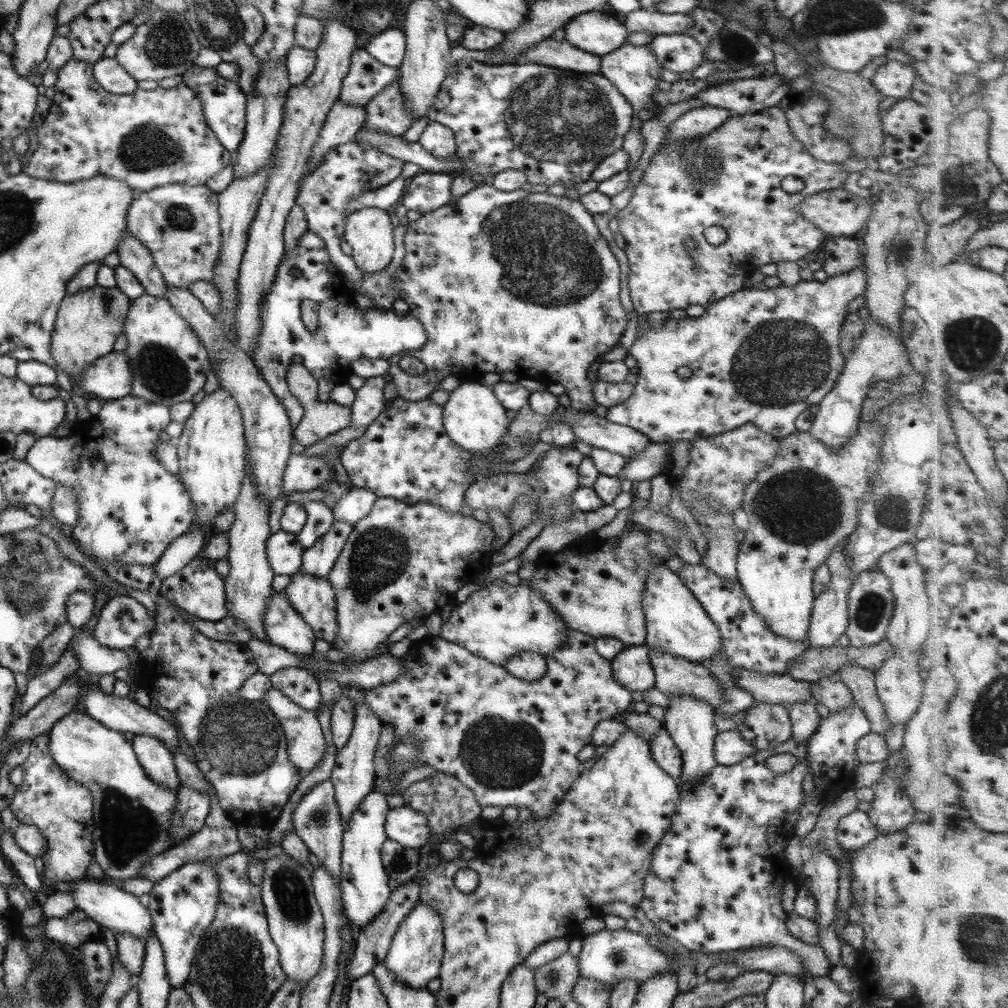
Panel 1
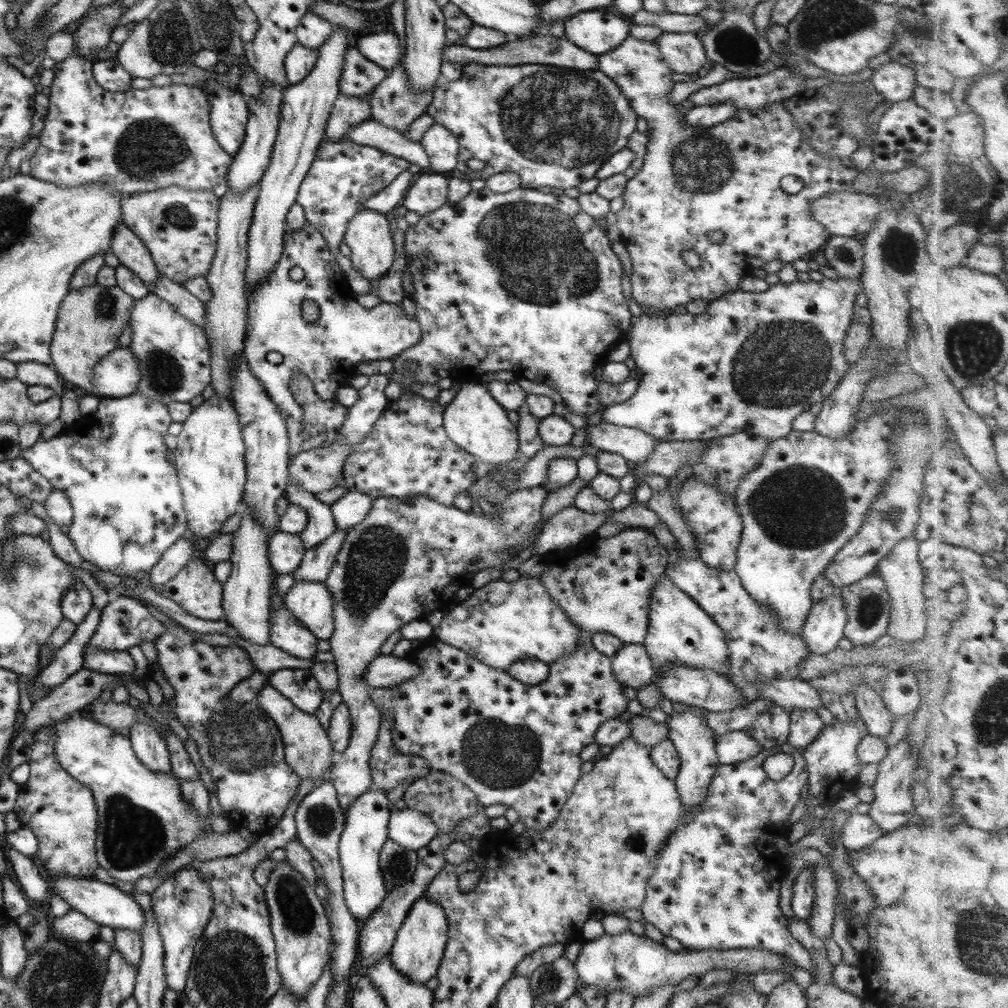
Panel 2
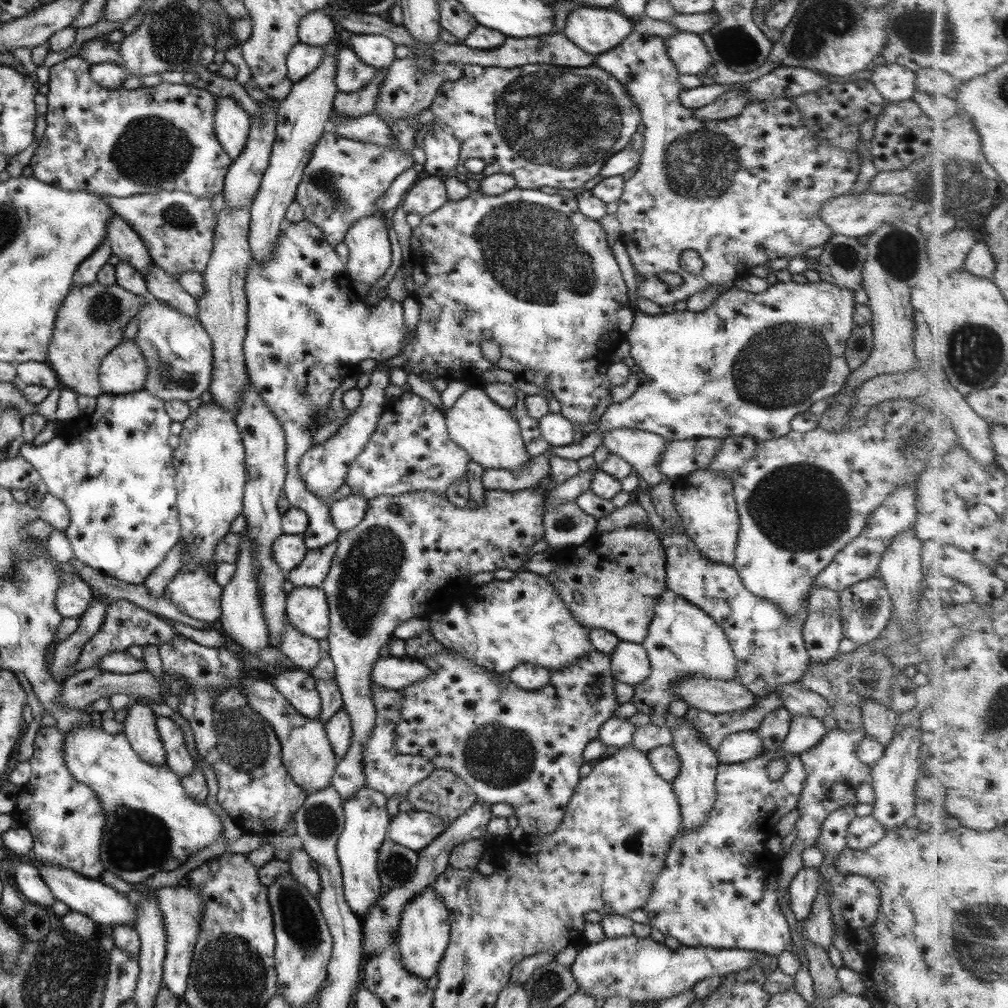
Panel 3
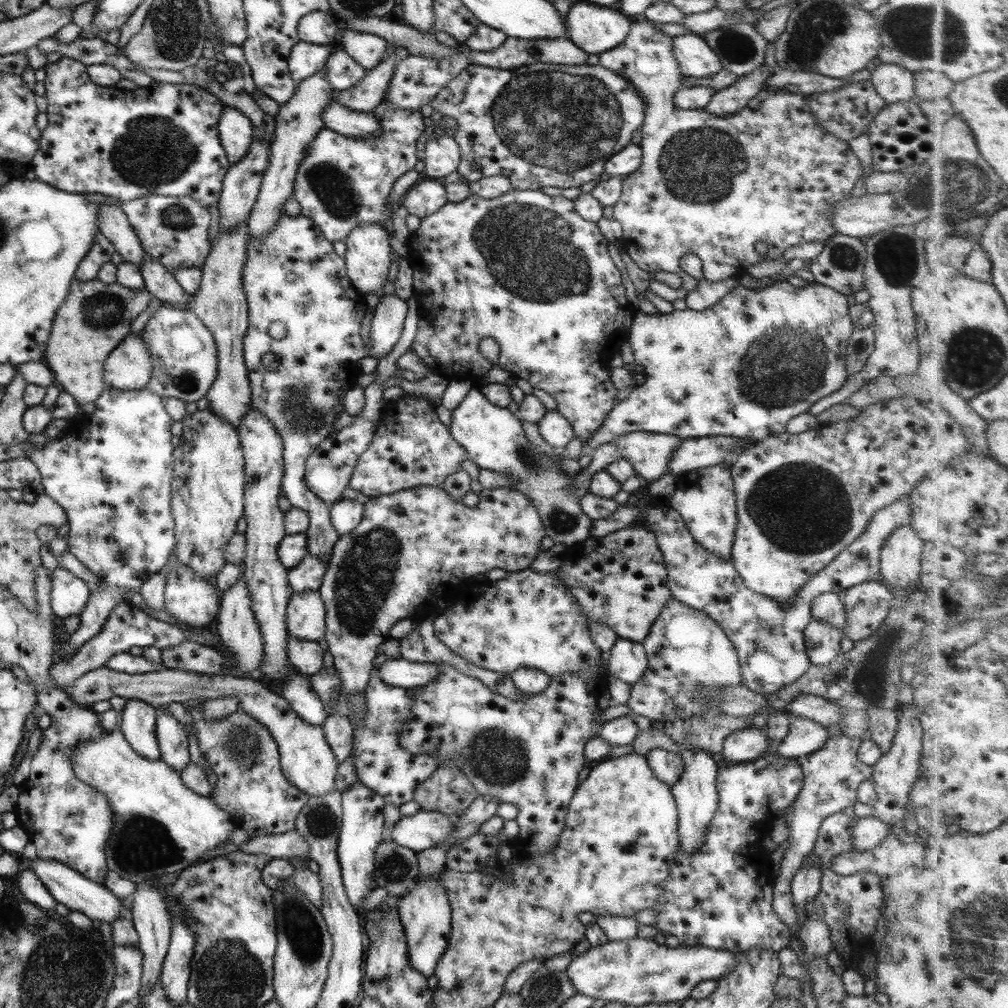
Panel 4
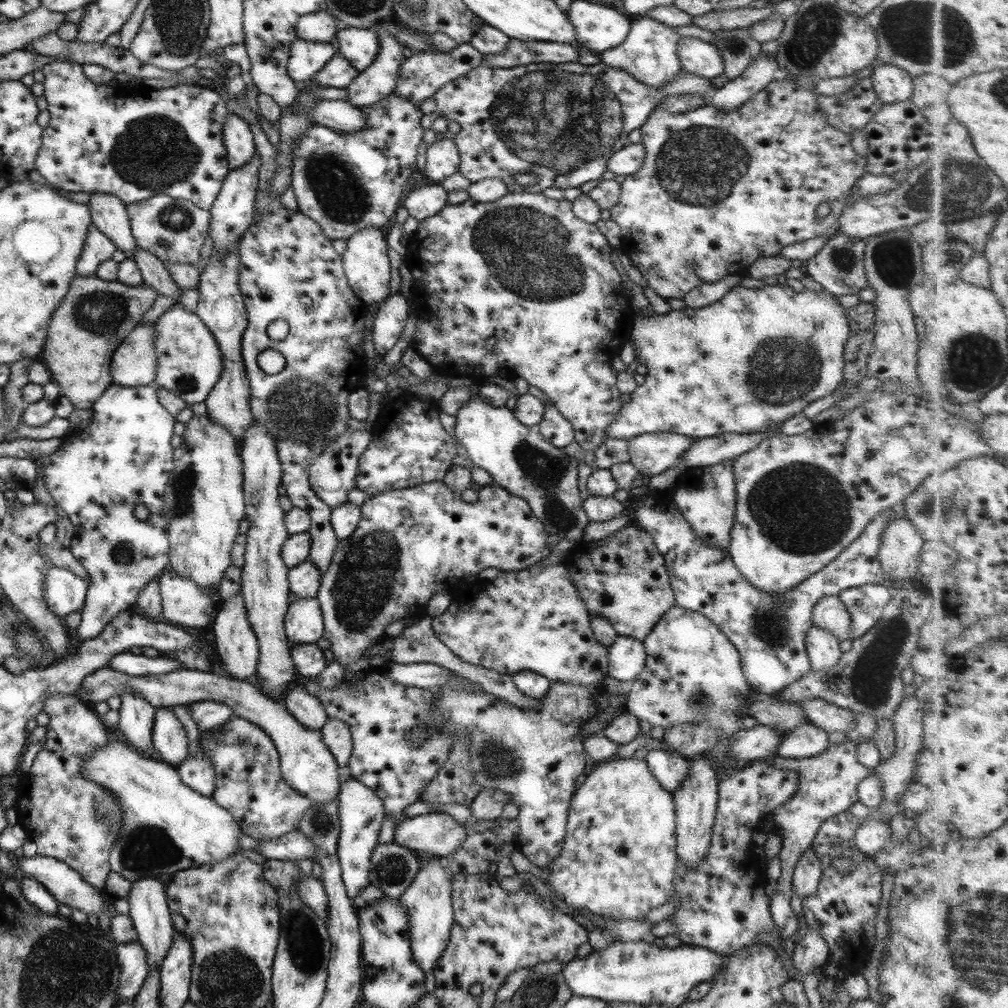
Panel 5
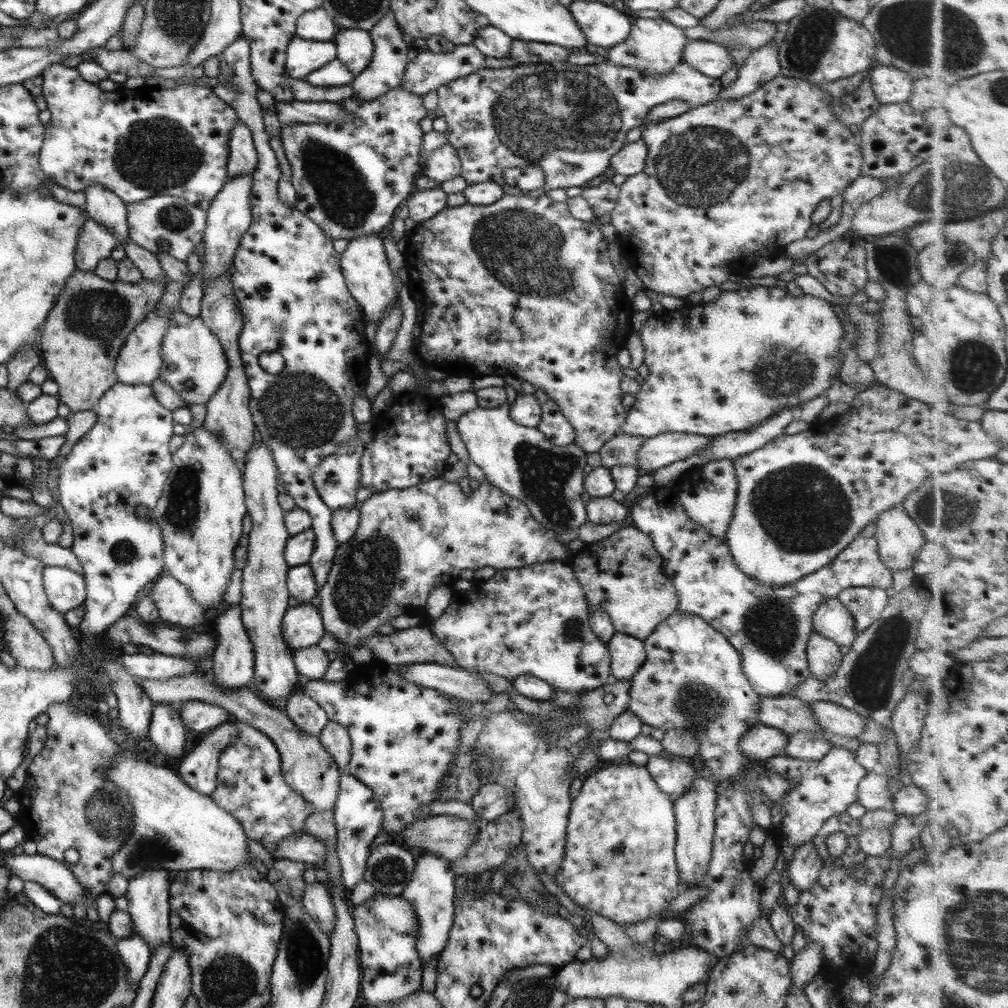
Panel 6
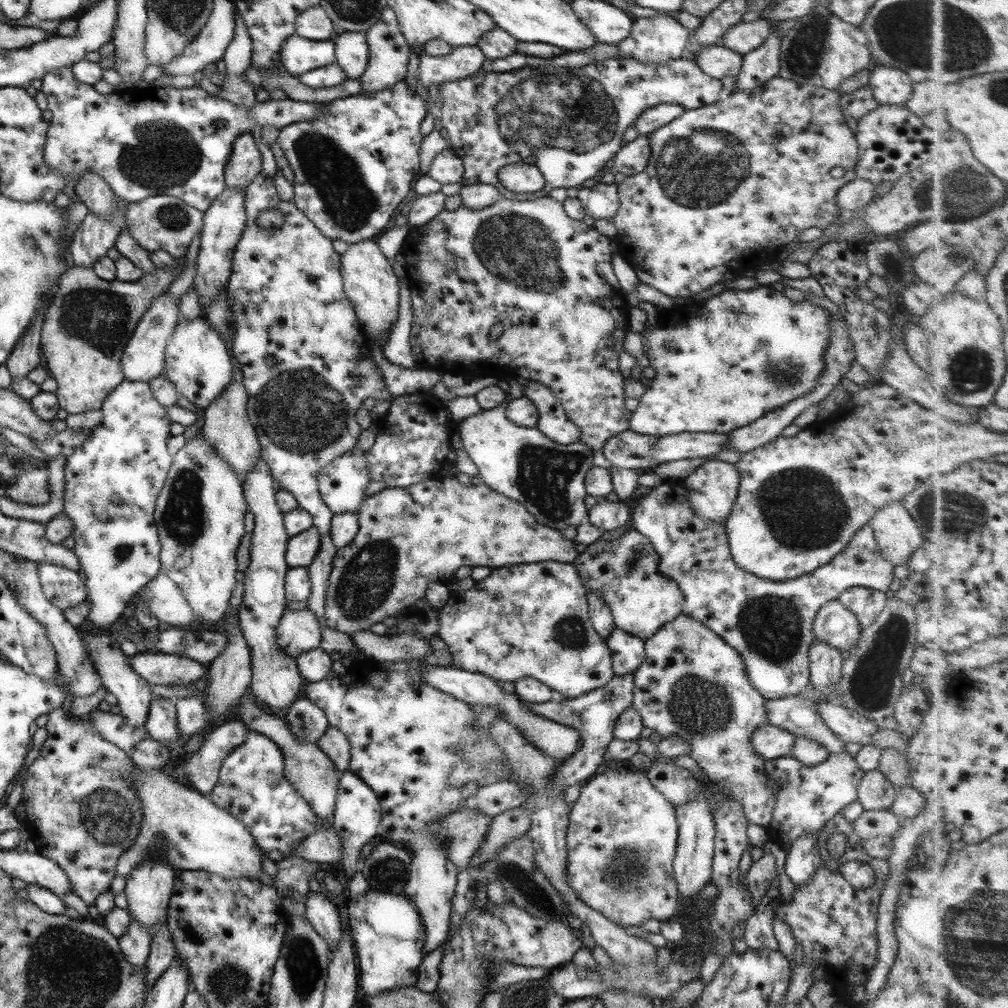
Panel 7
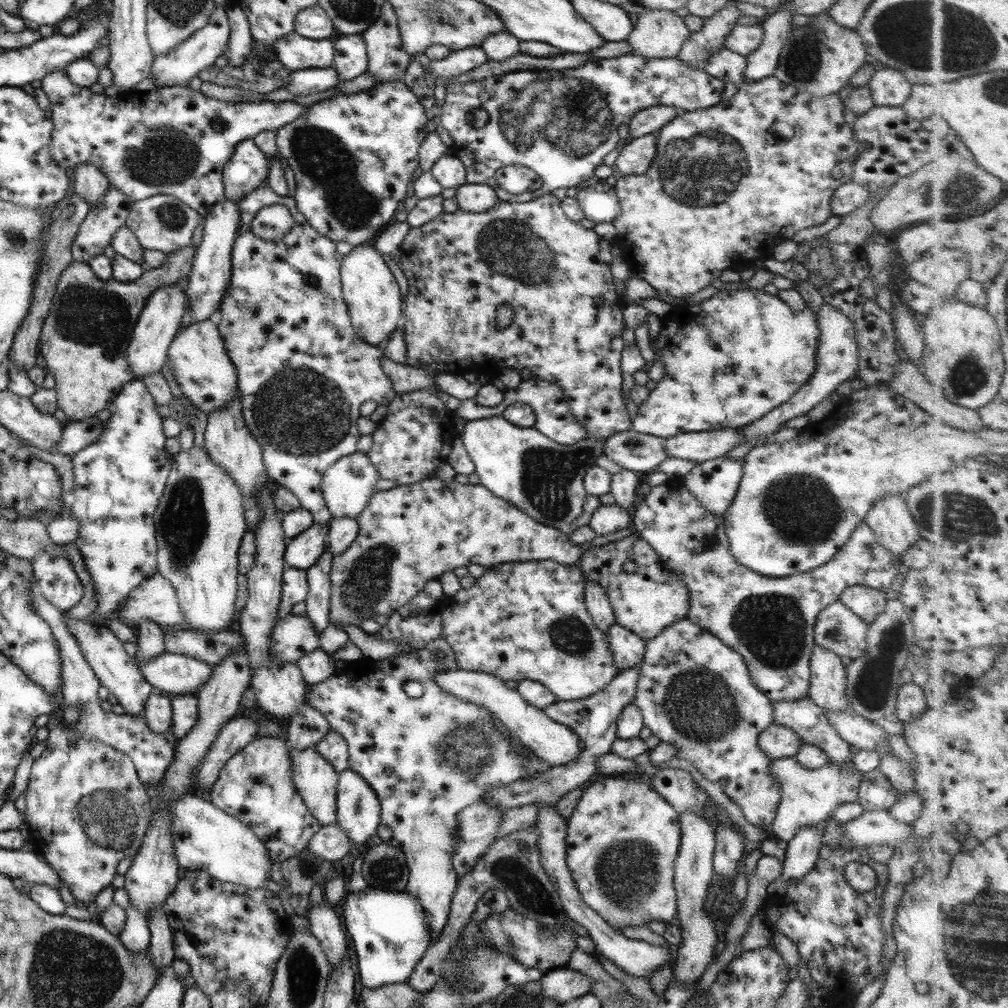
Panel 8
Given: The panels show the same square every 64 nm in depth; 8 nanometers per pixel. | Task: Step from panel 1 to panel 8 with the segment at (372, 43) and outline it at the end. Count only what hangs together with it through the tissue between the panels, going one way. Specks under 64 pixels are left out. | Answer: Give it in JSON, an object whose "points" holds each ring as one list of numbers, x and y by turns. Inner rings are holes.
{"points":[[335,35,333,37,333,69,337,71,337,80,350,81,367,70,366,46,360,35]]}

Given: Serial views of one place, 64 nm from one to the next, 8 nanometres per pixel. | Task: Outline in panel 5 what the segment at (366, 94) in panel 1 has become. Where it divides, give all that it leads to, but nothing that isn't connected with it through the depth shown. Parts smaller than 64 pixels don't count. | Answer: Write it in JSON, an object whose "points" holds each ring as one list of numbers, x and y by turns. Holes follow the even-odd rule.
{"points":[[335,54,317,74,308,79,308,82,315,81,323,88,345,88,358,73,345,57]]}

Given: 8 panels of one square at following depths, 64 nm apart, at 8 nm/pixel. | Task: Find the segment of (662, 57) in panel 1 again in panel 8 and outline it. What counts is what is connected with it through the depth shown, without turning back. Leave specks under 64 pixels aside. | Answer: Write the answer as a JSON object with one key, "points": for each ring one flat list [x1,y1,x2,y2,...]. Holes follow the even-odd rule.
{"points":[[723,47,707,57,703,71,722,83,729,82,739,85,743,82,745,67,746,57]]}

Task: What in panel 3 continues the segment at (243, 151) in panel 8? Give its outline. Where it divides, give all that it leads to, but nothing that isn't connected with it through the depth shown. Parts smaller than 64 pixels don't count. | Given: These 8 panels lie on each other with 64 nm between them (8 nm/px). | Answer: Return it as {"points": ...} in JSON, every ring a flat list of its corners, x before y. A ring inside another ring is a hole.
{"points":[[213,95,215,115,214,134,219,146,233,162,243,151,250,126,250,117,231,98]]}

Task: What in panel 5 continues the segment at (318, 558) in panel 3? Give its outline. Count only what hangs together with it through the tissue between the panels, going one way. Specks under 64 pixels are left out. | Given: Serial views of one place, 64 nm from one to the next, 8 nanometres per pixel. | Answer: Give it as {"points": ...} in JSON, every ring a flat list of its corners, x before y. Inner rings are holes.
{"points":[[309,560,287,571,288,588,296,599,314,598,320,586,321,573]]}

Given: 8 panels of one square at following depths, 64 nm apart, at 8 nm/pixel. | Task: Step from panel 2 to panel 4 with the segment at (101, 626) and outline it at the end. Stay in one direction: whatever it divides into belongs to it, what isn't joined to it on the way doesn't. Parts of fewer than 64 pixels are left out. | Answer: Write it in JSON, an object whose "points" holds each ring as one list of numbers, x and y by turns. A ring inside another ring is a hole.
{"points":[[125,600,119,601,112,609,101,631,90,638,88,642,81,644,81,647,70,658,49,666,49,681,53,685,57,685,59,689,69,690,75,679,87,671,105,666,113,654,128,652,133,646,141,649,153,646,162,650,169,646,176,646,181,642,187,642,187,636,181,630,180,625,172,623,162,616,152,615,139,607,133,607]]}

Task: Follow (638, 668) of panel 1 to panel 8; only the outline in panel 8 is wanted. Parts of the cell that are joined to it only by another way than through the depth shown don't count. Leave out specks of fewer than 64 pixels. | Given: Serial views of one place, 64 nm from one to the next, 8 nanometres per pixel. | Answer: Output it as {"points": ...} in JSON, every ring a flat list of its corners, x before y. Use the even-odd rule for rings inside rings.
{"points":[[617,624,607,629,606,636,613,663,619,672,622,669,633,668,642,662,646,642,639,636,635,636]]}

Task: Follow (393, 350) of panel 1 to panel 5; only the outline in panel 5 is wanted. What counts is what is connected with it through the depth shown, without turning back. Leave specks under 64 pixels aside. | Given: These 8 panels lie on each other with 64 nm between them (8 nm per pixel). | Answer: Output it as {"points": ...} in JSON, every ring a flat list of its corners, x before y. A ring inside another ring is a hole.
{"points":[[243,42,223,47,217,56,229,72,239,73,241,80,243,80,244,90,239,95,229,94,227,89,218,83,213,91,226,103,227,112,248,122,254,150,260,158,258,185,253,202,253,221,238,240,239,249,237,252,239,253,237,286,239,294,244,300,245,319,247,319,247,326,241,334,240,351,250,390,250,411,252,419,259,421,267,433,275,439,275,449,277,449,277,457,281,463,280,486,282,494,289,498,293,507,304,510,310,516,311,523,306,530,311,538,308,560,319,569,319,573,323,576,331,564,339,540,330,525,332,508,319,500,319,497,309,486,307,465,323,451,327,441,343,431,350,430,346,423,346,420,350,419,347,410,347,395,361,387,361,381,367,374,366,358,361,348,364,306,349,288,343,274,341,255,335,253,331,246,332,241,322,234,320,226,300,212,289,212,279,200,273,200,269,196,268,181,274,174,275,151,266,135,256,124,256,115,259,114,256,108,258,90,250,77,250,64],[400,294,389,295,381,303,372,331,372,343,378,356,382,357,399,339,408,318,407,308,407,299],[277,319,284,320,289,331,283,340,275,341,269,339,266,328,269,322],[267,349,276,350,285,358,285,367,279,374,264,374,255,362,257,354]]}

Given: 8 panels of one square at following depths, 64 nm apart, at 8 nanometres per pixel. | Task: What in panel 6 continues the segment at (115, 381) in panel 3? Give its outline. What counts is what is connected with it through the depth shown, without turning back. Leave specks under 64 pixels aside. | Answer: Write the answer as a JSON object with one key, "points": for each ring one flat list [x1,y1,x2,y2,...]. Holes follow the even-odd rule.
{"points":[[155,306,145,318,135,326,131,333,127,334,127,338,123,343,123,347,119,349,119,355,115,359,116,383,127,385,150,385,158,379,159,369,163,364,161,360,161,341,163,335,167,331,167,323,171,322,174,309,164,310]]}

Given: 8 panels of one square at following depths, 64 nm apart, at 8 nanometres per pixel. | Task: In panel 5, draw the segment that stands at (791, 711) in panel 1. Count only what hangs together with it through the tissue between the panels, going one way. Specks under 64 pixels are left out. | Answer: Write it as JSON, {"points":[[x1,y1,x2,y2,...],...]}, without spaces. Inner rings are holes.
{"points":[[803,722,782,736,776,756,789,759,816,757,827,750,827,737,821,728]]}

